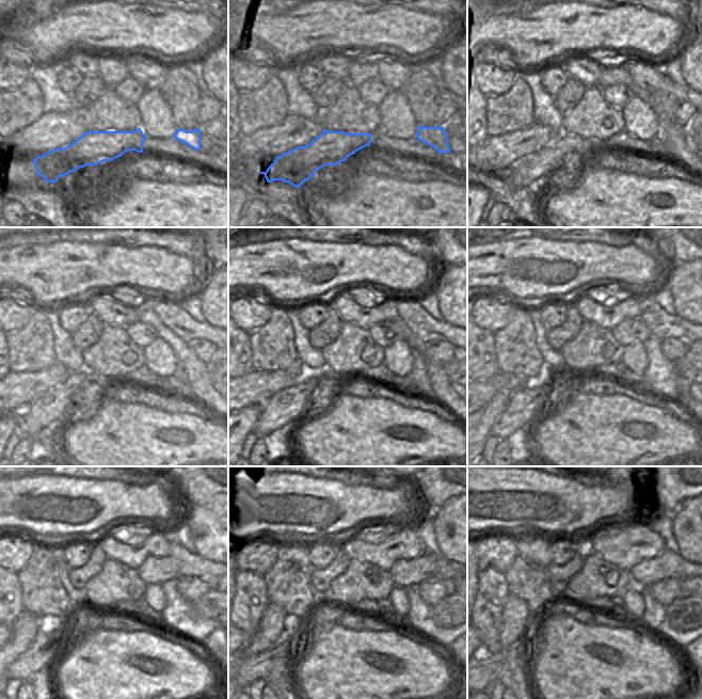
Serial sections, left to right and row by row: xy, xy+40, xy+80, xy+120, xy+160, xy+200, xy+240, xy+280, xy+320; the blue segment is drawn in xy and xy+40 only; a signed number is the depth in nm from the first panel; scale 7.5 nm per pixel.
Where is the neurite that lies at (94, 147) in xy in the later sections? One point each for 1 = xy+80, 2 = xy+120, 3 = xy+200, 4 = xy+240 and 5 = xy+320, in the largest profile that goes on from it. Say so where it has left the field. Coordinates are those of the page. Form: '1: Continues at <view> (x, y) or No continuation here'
1: Continues at xy+80 (528, 172)
2: Continues at xy+120 (45, 413)
3: Continues at xy+200 (525, 403)
4: Continues at xy+240 (41, 654)
5: Continues at xy+320 (489, 666)

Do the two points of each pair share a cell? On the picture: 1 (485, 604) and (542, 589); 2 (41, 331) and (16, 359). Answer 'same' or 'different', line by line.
1: different
2: same

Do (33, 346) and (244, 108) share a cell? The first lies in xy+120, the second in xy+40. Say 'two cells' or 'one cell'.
one cell

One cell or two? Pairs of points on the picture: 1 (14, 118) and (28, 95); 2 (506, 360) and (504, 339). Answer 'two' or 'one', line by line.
1: one
2: one

